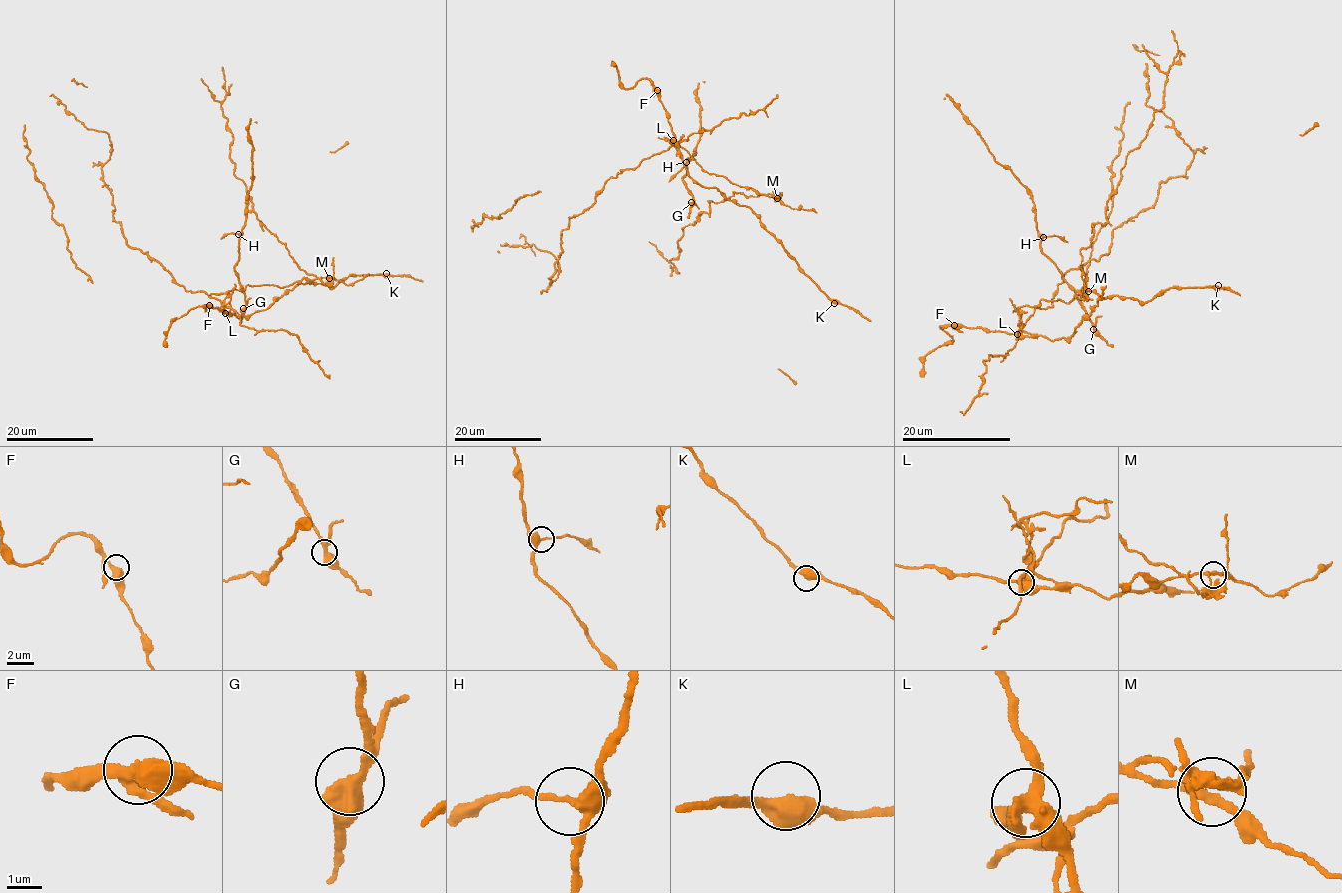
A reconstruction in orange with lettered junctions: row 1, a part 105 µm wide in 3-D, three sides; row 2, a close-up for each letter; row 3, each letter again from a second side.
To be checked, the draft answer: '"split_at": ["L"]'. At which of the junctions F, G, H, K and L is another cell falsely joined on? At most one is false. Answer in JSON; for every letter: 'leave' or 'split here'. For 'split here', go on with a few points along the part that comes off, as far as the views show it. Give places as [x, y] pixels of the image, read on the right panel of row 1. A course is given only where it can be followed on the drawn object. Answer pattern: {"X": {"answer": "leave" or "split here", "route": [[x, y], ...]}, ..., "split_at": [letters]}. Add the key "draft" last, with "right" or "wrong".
{"F": {"answer": "leave"}, "G": {"answer": "leave"}, "H": {"answer": "leave"}, "K": {"answer": "leave"}, "L": {"answer": "split here"}, "split_at": ["L"], "draft": "right"}

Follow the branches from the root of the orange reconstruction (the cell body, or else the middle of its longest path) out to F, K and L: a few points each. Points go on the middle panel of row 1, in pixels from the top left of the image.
F: (604, 187), (610, 177), (635, 167), (672, 144), (674, 132), (657, 90)
K: (604, 187), (610, 177), (678, 144), (687, 174), (702, 186), (715, 187), (737, 204), (749, 208), (834, 303)
L: (604, 187), (610, 177), (665, 151), (673, 140)

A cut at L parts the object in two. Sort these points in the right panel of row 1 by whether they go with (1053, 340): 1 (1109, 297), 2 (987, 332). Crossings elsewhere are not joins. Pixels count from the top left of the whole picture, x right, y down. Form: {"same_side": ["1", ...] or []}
{"same_side": ["1", "2"]}

